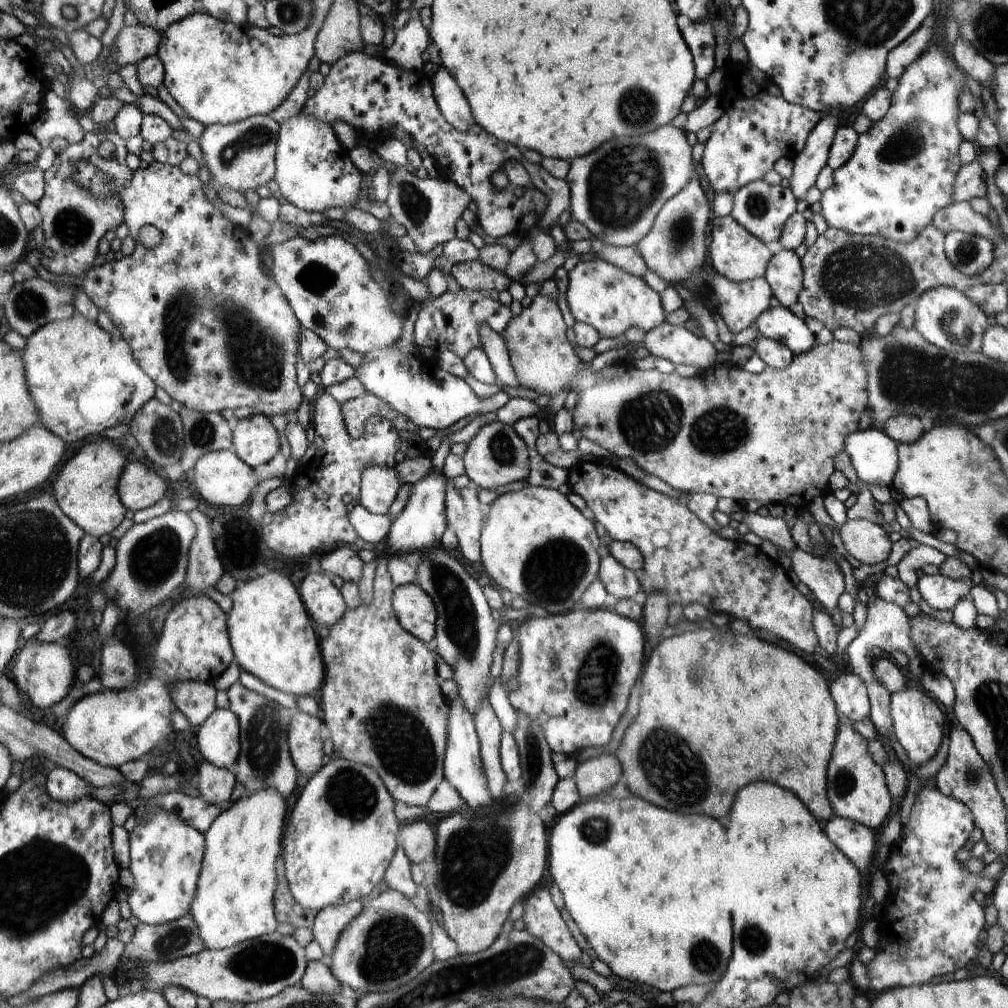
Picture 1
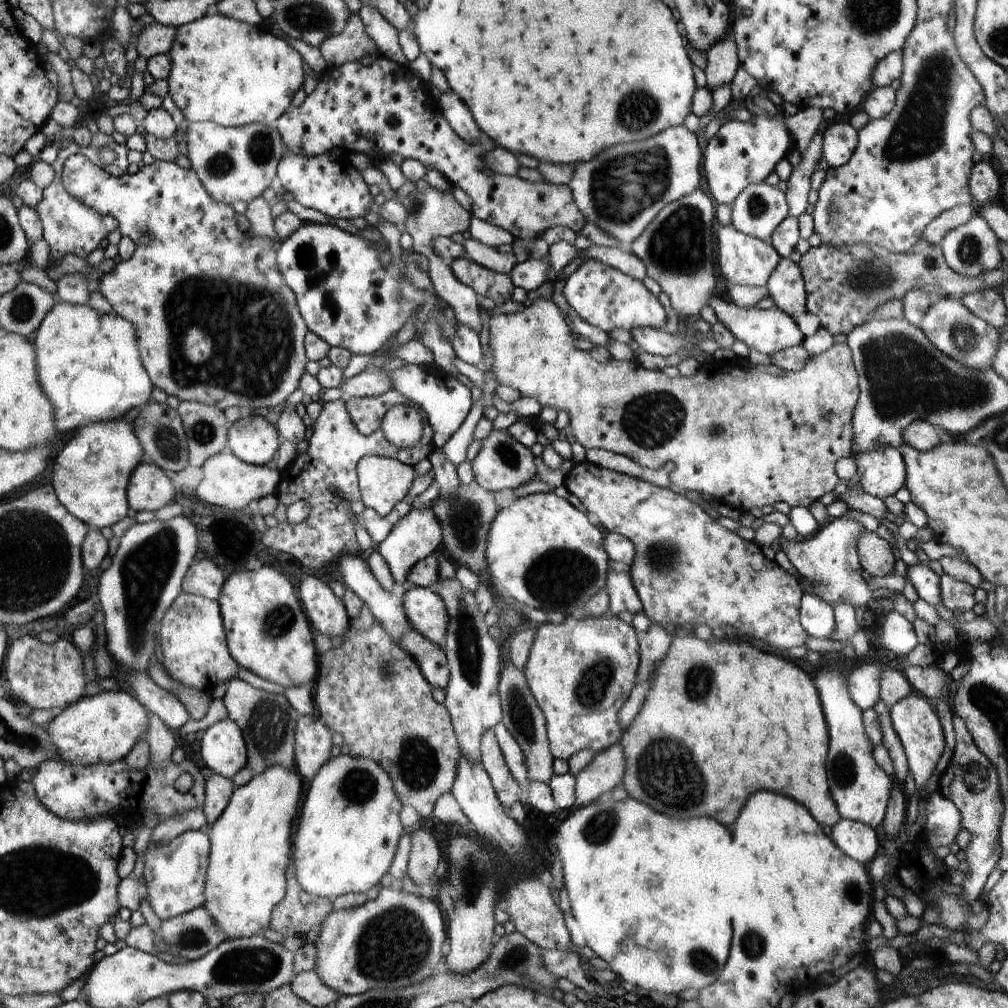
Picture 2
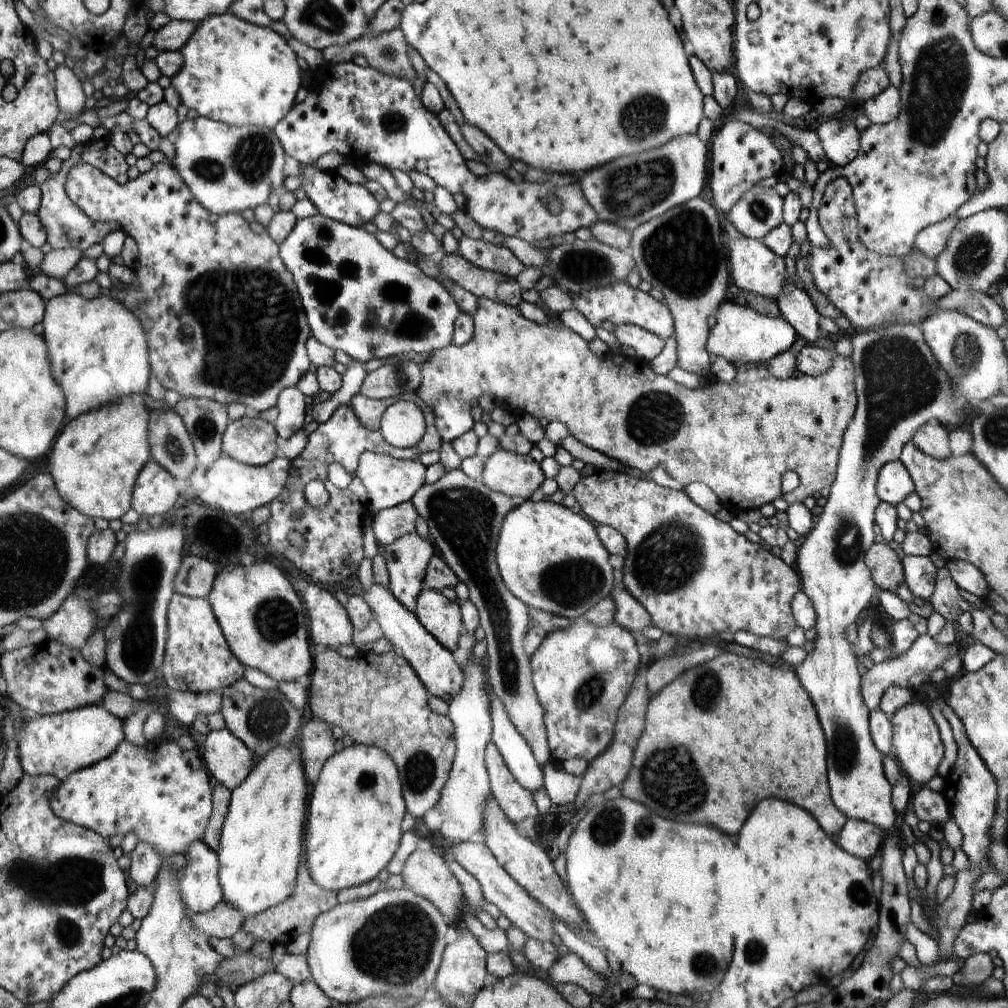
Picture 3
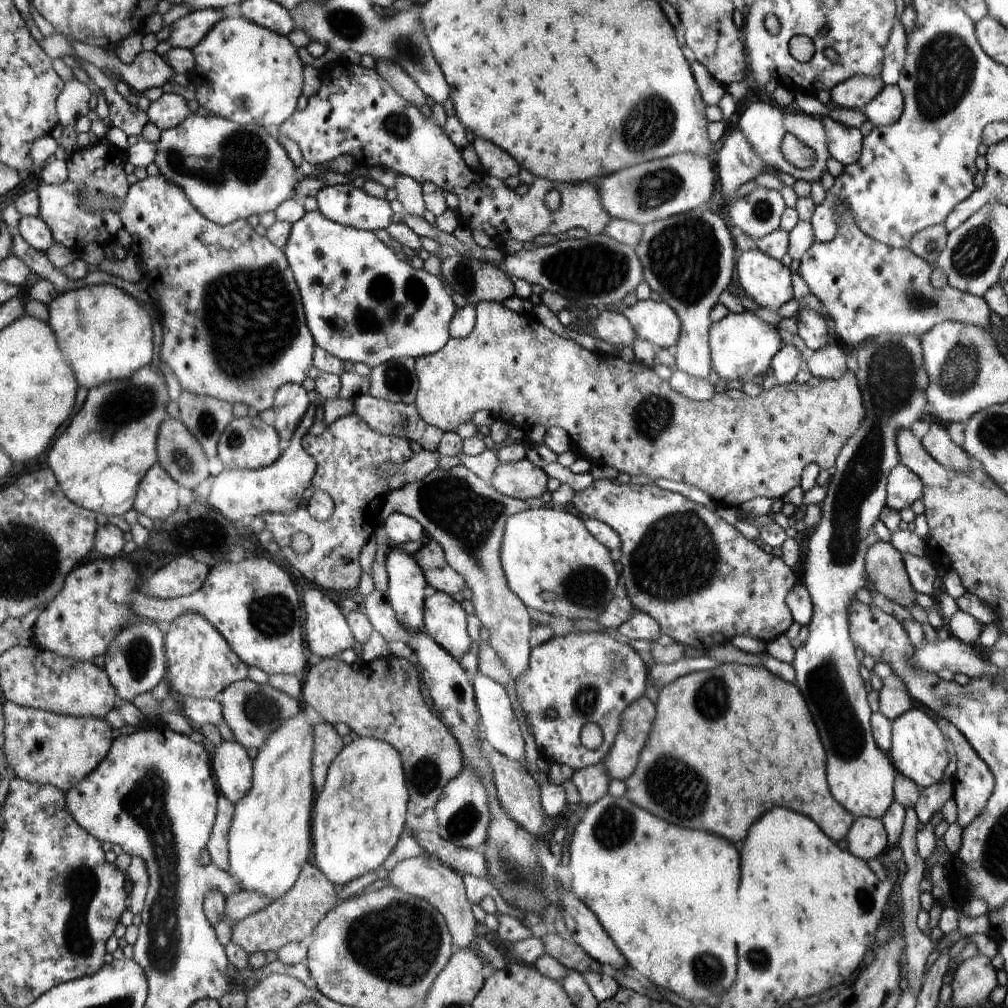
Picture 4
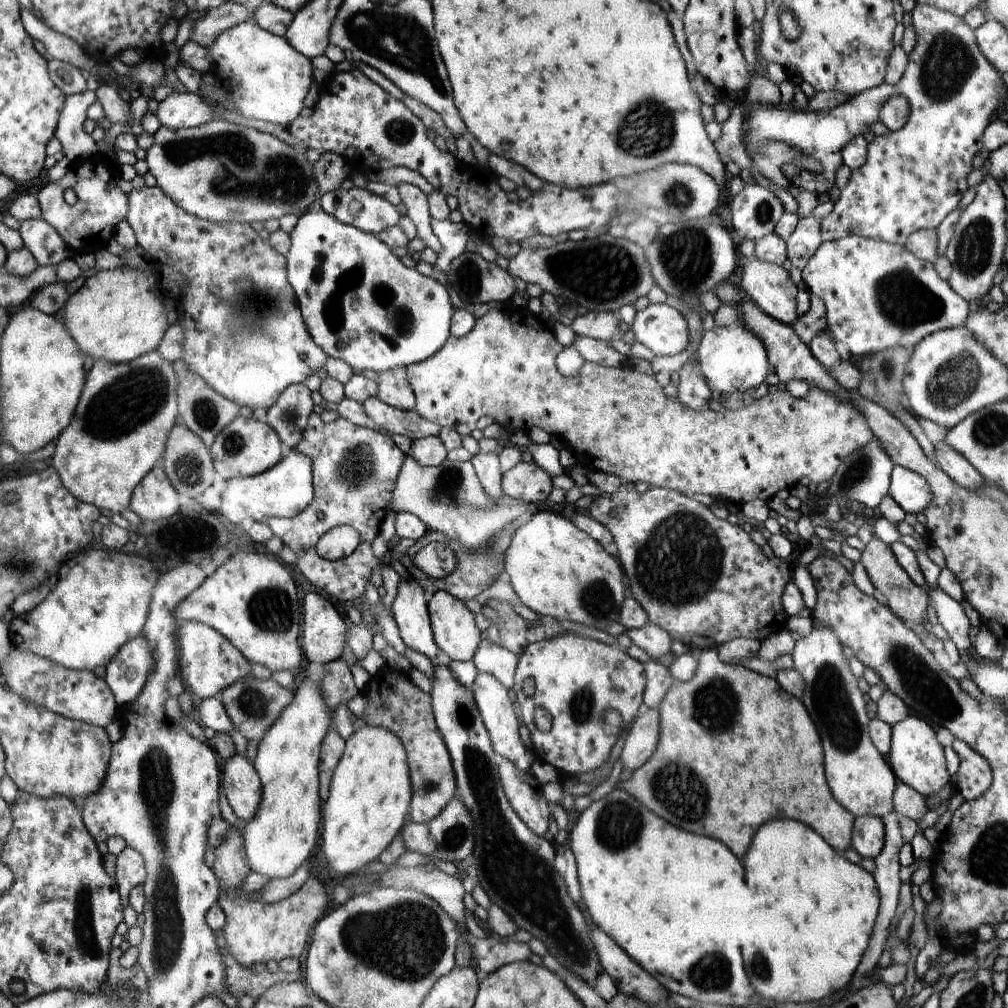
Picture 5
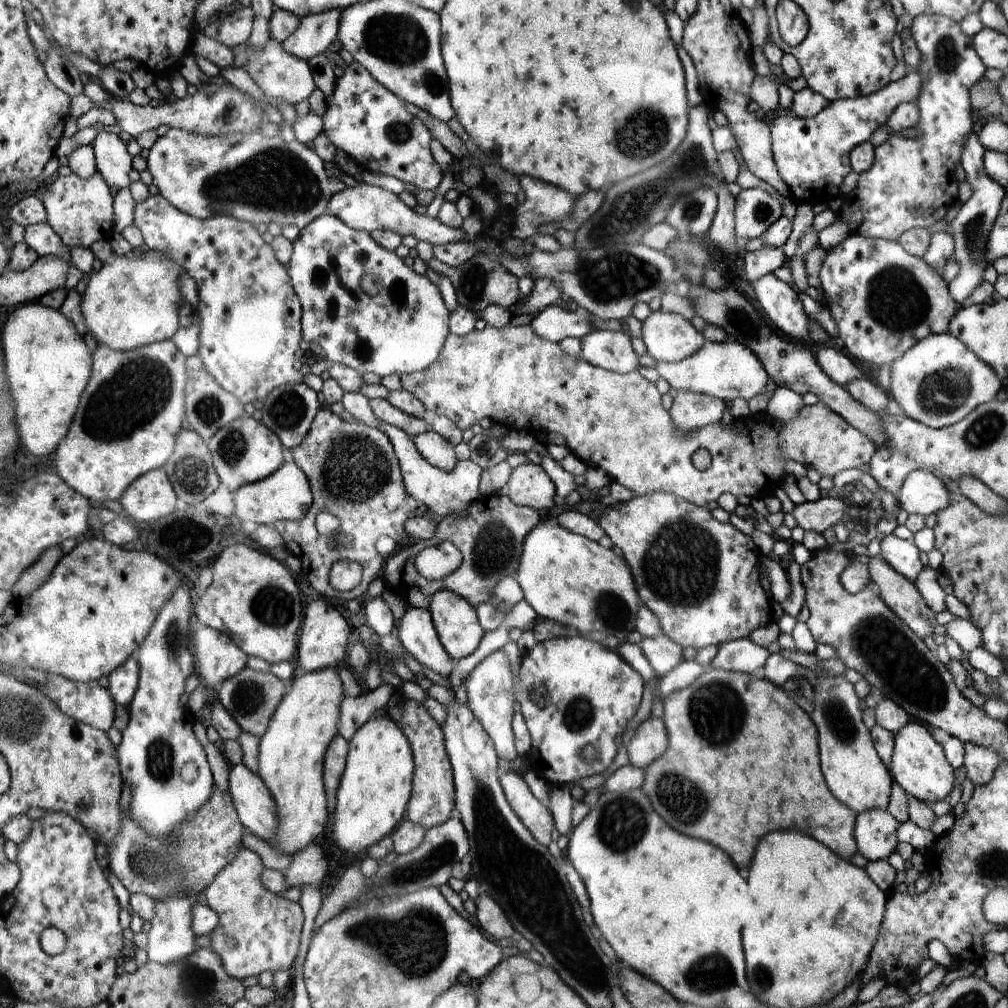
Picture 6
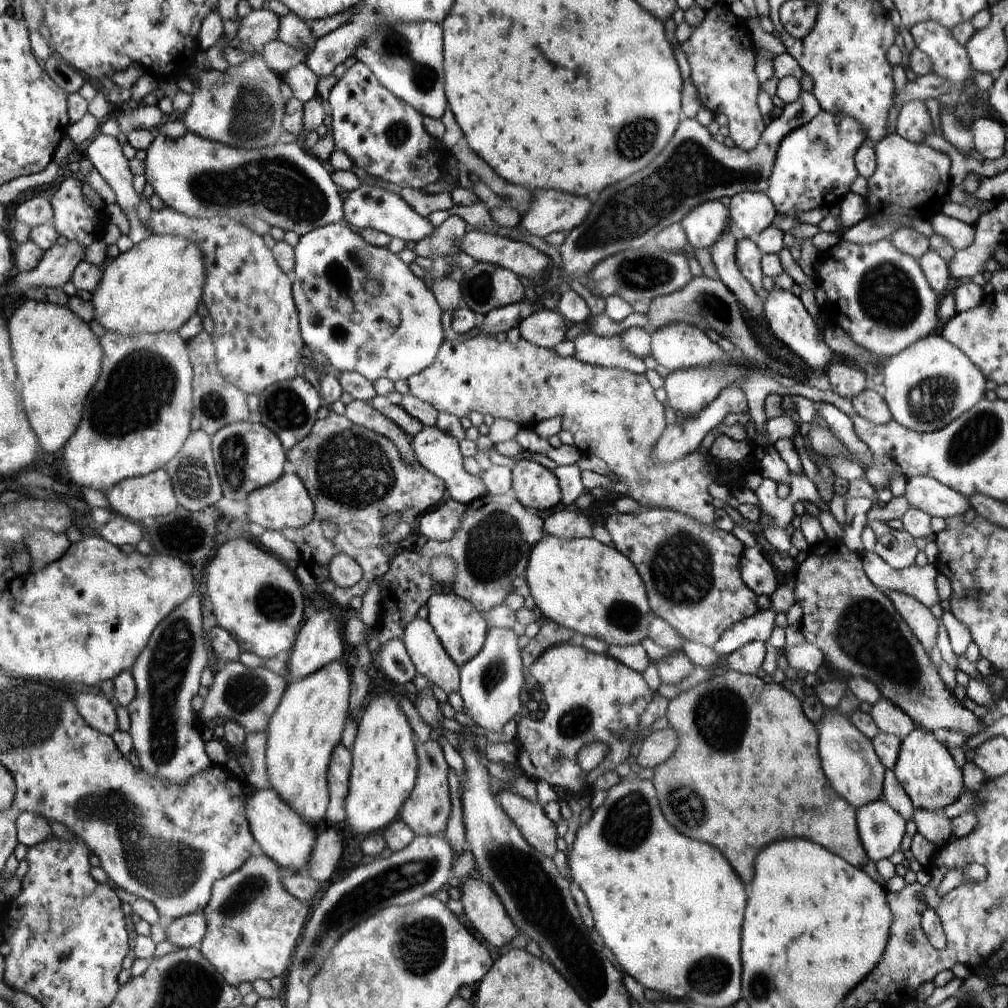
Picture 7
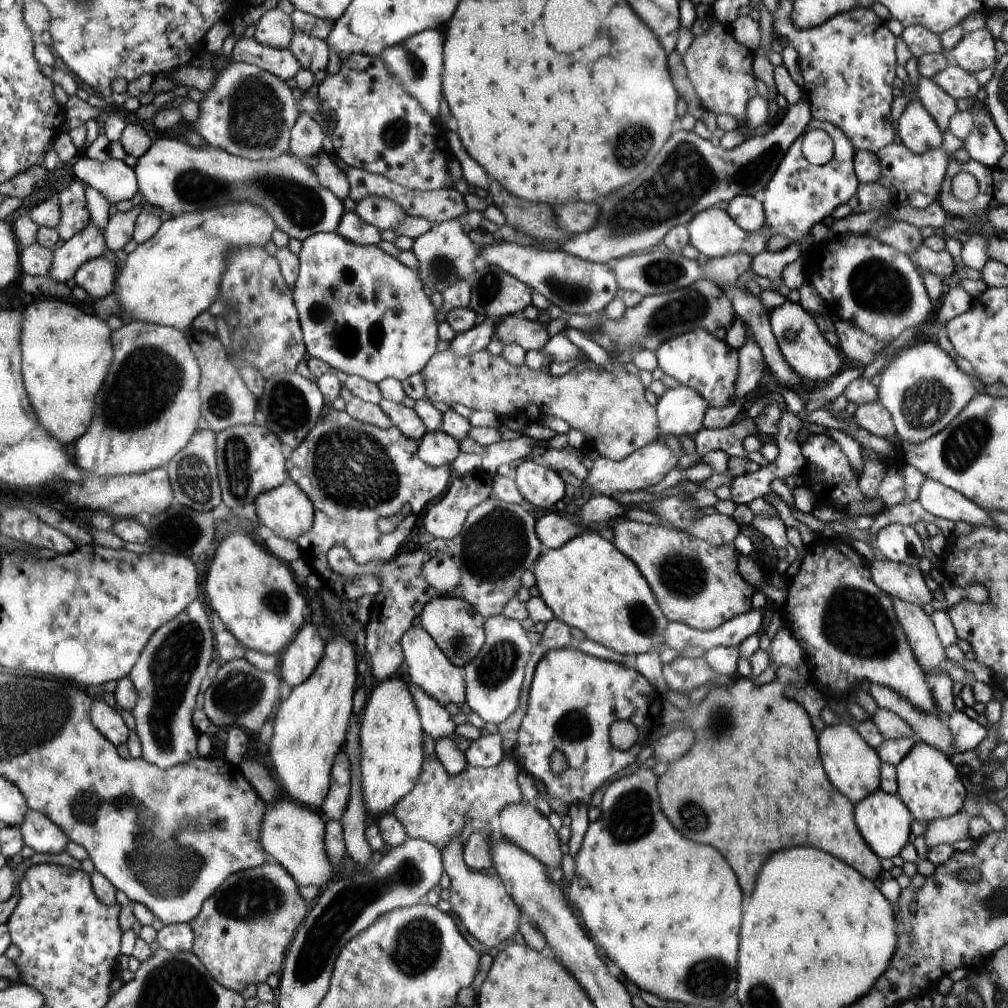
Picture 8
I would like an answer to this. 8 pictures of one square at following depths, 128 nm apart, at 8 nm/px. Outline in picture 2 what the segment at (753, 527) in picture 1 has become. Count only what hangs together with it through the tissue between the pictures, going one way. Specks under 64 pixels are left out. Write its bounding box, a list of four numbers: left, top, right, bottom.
[782,507,873,608]

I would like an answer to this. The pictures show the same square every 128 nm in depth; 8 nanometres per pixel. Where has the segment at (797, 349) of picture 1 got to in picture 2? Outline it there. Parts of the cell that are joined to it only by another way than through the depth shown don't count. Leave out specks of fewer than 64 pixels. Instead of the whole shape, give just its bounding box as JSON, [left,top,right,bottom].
[708,296,805,356]

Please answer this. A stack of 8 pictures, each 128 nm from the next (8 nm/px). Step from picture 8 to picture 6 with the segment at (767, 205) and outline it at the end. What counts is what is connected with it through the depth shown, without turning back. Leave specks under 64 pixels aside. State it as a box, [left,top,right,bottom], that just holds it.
[768,71,922,205]

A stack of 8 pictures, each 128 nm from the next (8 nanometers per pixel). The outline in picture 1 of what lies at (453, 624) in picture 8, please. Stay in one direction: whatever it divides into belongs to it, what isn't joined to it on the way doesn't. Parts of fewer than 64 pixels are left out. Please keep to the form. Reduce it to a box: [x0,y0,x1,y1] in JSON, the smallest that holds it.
[392,584,436,642]

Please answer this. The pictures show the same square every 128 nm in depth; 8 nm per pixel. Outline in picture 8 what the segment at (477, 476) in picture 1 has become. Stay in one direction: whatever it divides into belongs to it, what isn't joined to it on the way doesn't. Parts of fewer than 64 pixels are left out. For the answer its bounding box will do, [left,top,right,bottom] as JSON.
[515,458,566,511]

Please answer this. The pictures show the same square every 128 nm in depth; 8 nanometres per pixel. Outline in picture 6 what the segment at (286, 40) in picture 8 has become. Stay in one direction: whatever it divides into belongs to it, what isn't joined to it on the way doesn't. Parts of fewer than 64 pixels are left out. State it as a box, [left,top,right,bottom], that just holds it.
[216,8,254,50]

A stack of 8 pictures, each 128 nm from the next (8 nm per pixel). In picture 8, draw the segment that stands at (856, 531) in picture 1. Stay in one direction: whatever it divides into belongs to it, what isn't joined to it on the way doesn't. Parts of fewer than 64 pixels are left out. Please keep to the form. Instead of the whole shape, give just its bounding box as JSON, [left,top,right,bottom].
[891,597,947,675]

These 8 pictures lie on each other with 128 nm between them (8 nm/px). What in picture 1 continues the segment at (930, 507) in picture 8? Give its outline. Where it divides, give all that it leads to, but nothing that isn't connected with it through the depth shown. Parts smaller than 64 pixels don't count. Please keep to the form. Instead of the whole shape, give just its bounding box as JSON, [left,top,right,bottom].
[844,429,898,487]

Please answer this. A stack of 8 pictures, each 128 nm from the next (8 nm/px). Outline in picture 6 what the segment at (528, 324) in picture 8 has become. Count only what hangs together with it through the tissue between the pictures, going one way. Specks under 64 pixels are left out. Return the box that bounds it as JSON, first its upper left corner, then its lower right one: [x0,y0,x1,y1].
[529,305,593,344]

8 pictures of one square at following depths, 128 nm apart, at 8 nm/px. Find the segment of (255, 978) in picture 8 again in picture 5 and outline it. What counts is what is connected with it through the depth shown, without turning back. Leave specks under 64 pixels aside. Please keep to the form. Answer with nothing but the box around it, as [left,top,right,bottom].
[214,826,334,968]

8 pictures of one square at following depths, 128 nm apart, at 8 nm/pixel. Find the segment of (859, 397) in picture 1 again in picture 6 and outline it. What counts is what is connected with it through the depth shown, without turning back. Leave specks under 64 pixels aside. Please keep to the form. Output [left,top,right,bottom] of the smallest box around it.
[387,323,876,508]

